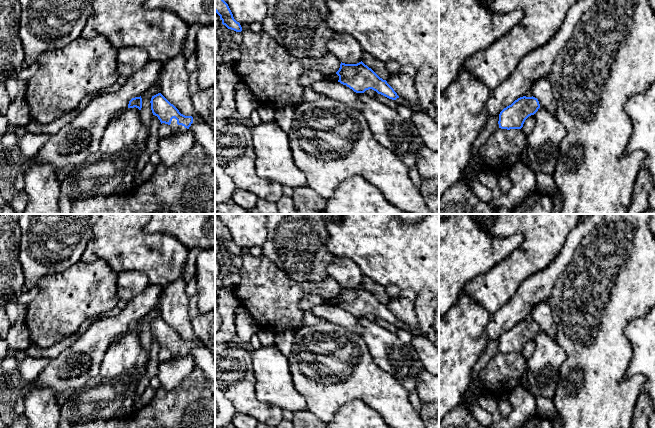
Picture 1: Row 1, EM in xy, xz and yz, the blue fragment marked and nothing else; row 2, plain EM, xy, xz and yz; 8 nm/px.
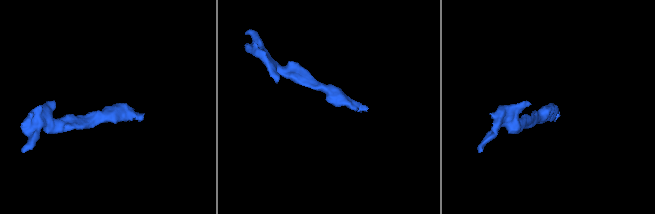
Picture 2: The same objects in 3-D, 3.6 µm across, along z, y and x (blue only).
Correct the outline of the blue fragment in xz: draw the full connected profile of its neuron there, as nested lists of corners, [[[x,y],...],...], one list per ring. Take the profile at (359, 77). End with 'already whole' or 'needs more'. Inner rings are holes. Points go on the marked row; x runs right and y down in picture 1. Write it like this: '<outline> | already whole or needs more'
[[[362,61],[357,64],[345,64],[341,62],[336,74],[339,76],[338,82],[346,85],[356,93],[364,93],[366,90],[372,89],[378,94],[395,100],[400,105],[407,106],[413,112],[420,111],[421,109],[417,100],[410,101],[400,98],[386,80],[380,78]]] | needs more

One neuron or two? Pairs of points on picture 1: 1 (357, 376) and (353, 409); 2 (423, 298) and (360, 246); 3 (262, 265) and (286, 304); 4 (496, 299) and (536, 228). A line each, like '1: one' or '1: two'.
1: two
2: two
3: one
4: one

